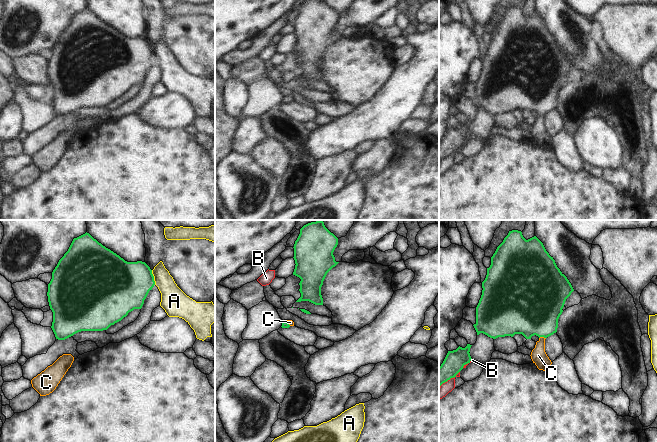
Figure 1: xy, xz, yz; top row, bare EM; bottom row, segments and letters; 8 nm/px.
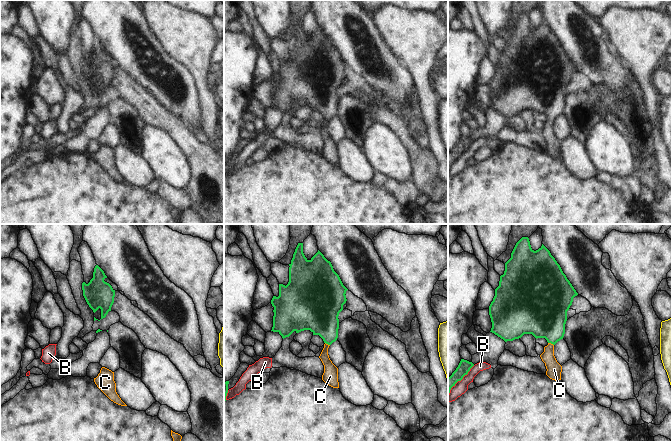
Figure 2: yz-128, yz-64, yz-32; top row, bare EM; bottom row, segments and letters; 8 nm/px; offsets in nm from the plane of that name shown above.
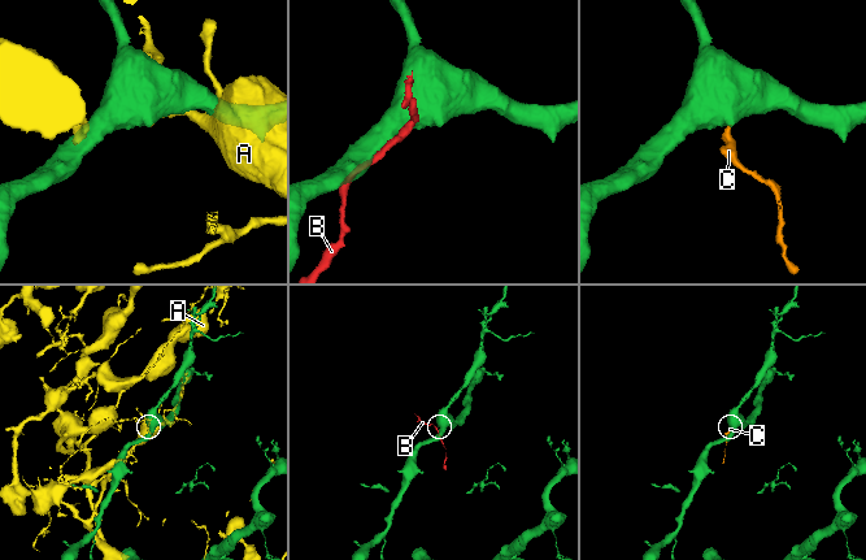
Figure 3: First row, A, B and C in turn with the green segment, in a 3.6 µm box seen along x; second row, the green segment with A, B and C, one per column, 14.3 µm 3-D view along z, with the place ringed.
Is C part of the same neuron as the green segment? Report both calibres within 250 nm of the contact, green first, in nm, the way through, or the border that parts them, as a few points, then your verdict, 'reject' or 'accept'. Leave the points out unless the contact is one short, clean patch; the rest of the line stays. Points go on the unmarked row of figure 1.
460/130 nm | across yz (531, 83), (542, 97), (542, 112), (538, 131) | accept

